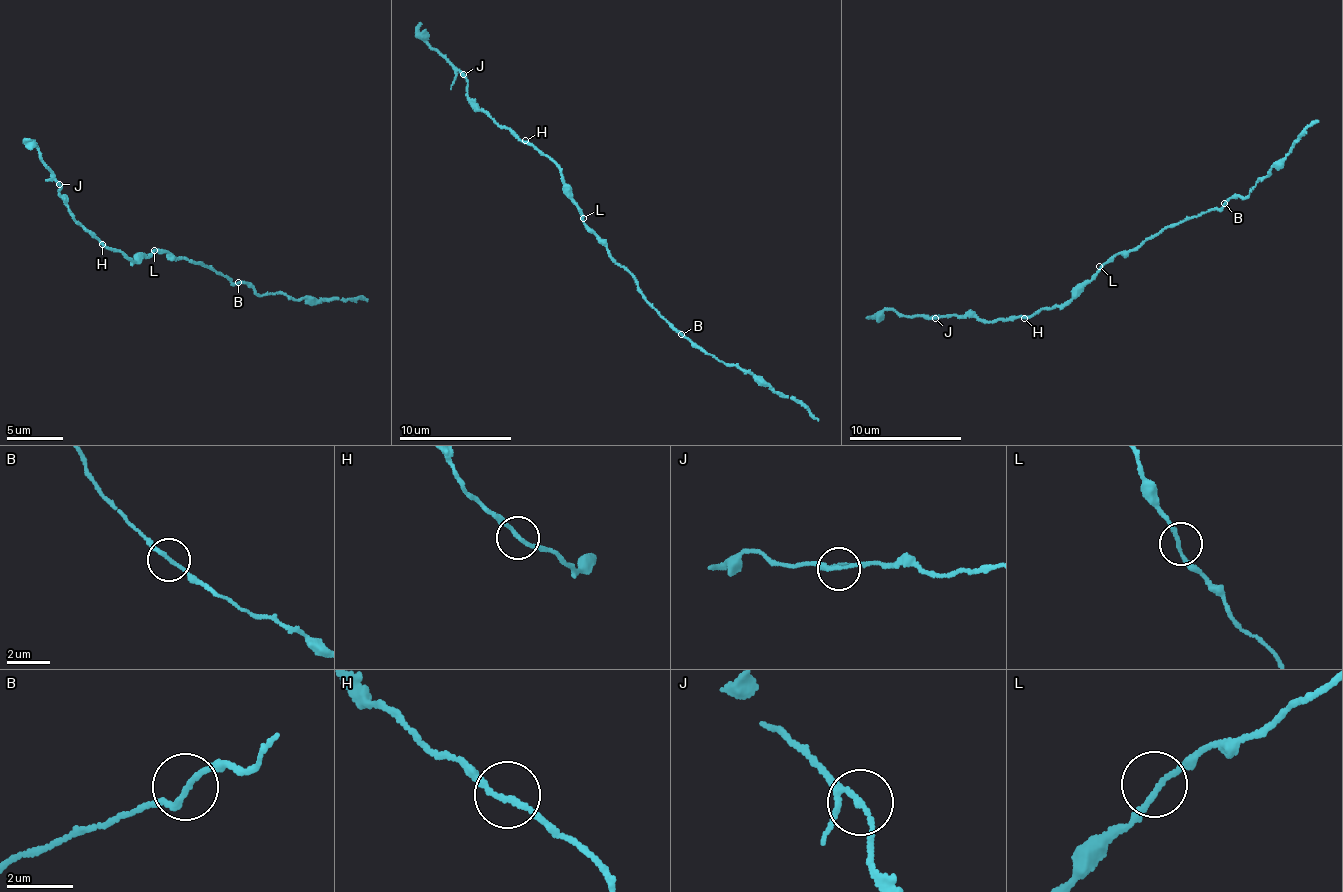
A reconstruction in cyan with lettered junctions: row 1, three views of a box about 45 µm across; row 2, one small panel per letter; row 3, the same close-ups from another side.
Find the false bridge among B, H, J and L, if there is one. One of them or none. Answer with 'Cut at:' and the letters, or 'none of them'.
Cut at: none of them

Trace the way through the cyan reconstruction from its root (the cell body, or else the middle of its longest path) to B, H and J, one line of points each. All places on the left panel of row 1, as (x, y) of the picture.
B: (163, 250), (176, 260), (186, 259), (195, 265), (200, 263), (201, 267), (210, 267), (233, 282), (238, 282)
H: (163, 250), (132, 261), (102, 244)
J: (163, 250), (132, 261), (126, 255), (104, 247), (74, 221), (59, 192), (62, 187), (58, 184)

